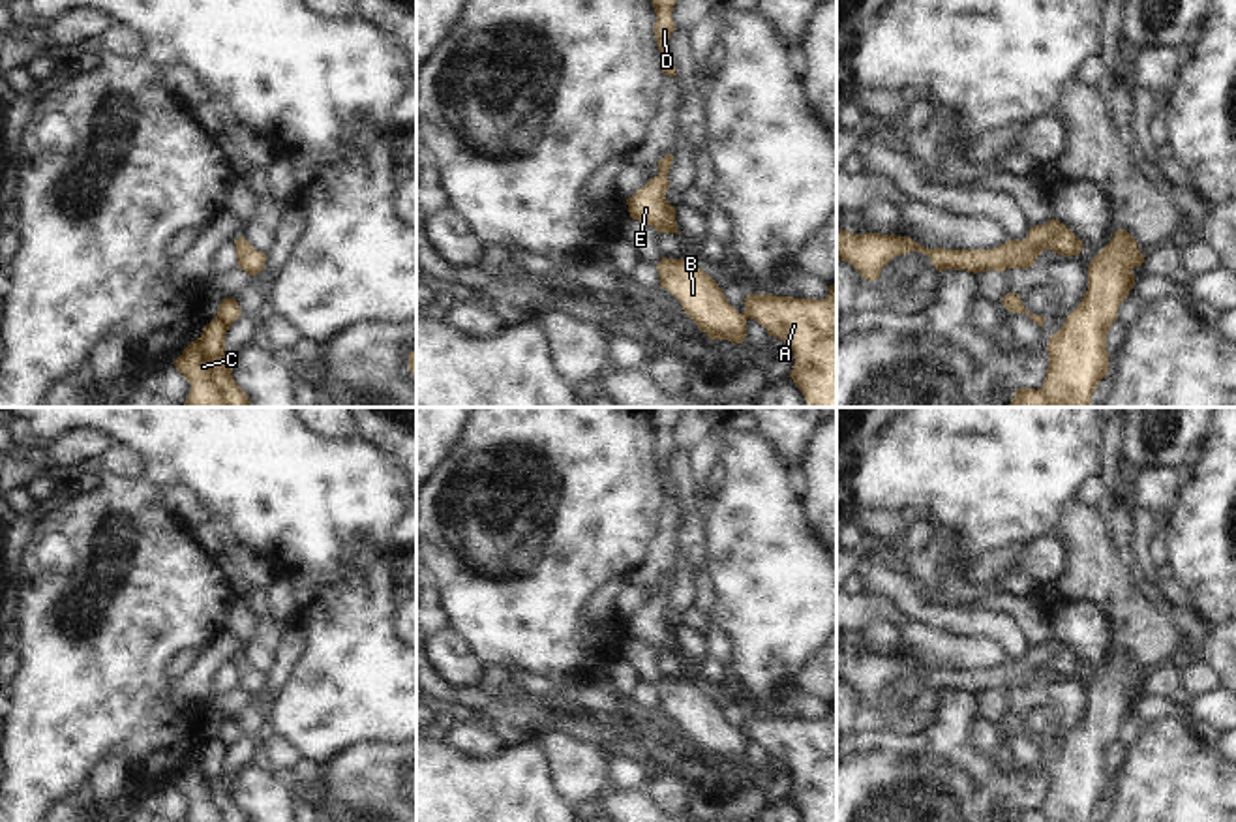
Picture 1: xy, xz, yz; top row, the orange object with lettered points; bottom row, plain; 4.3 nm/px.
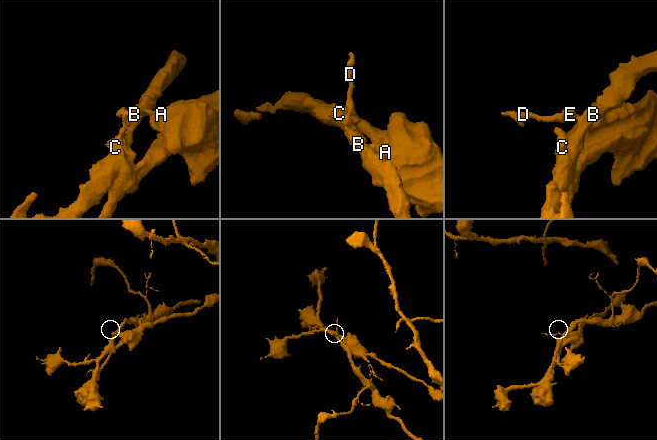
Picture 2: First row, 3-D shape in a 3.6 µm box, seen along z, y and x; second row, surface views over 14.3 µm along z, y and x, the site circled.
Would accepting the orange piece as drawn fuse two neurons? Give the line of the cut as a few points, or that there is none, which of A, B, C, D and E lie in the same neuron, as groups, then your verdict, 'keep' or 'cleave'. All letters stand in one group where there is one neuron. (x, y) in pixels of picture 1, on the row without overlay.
cut none; groups A B C D E; keep

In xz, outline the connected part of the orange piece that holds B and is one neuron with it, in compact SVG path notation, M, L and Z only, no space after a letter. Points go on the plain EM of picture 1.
M666 679L656 685L660 708L668 709L683 726L685 734L711 760L730 760L743 764L746 739L758 741L769 756L780 758L793 771L793 790L790 798L799 807L806 822L837 822L837 704L829 706L825 721L793 719L776 715L746 715L745 732L739 734L724 717L718 704L690 679Z

